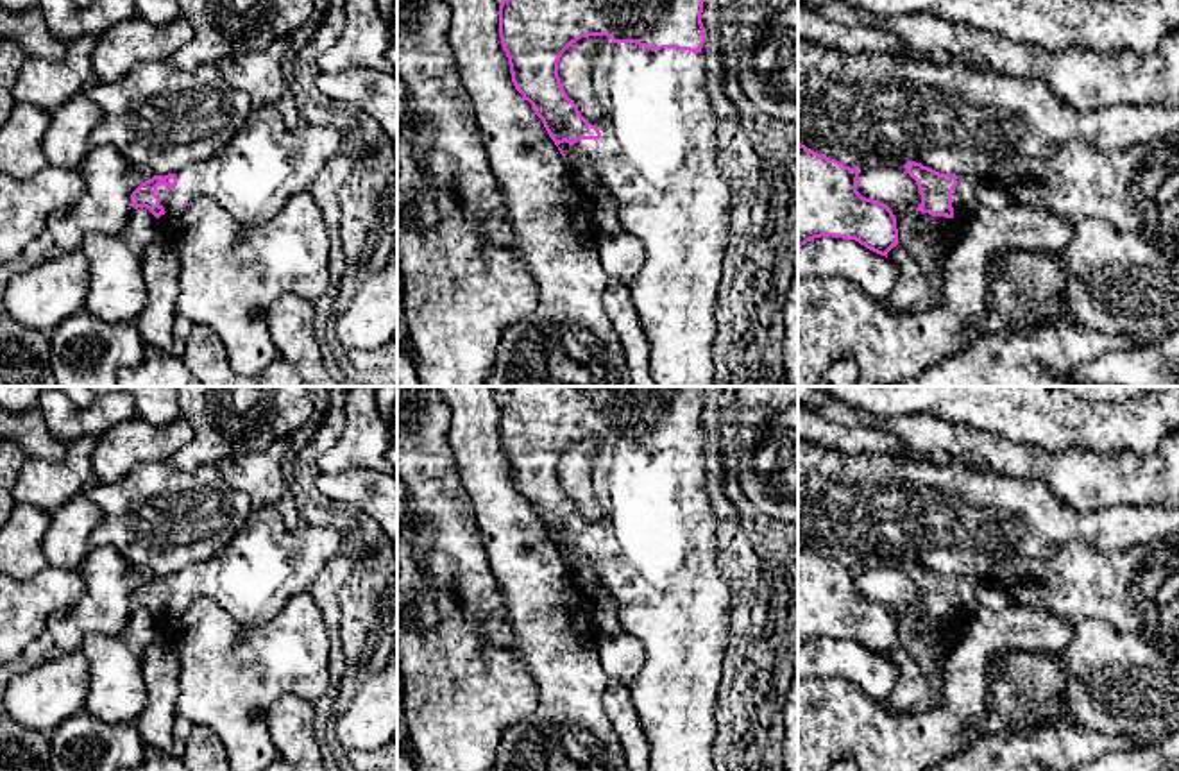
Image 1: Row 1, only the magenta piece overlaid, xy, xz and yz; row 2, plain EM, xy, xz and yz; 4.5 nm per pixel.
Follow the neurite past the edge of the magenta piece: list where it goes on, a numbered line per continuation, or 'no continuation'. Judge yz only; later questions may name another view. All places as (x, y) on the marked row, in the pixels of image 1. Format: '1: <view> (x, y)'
1: yz (965, 204)

